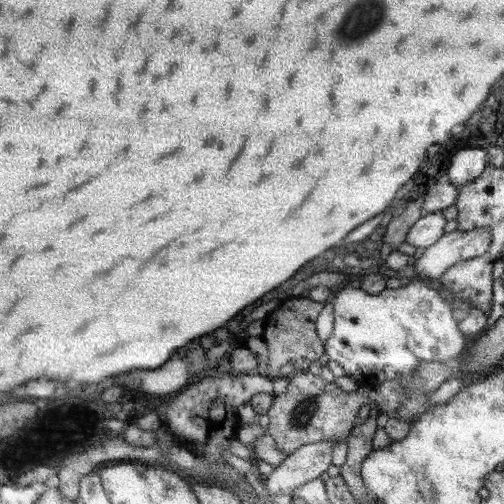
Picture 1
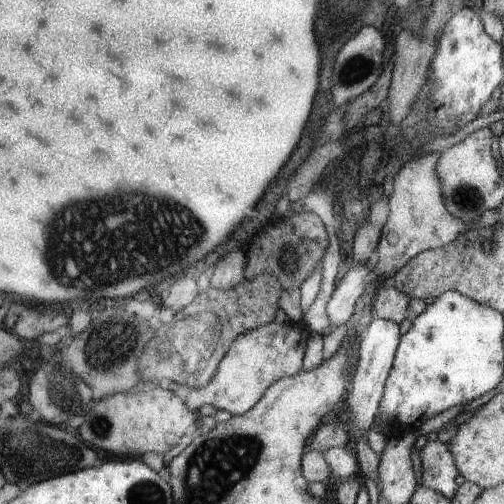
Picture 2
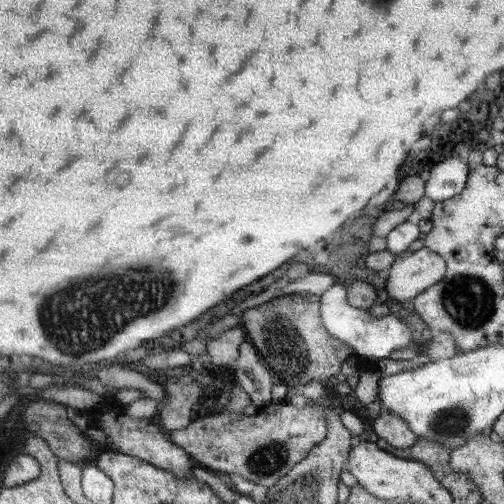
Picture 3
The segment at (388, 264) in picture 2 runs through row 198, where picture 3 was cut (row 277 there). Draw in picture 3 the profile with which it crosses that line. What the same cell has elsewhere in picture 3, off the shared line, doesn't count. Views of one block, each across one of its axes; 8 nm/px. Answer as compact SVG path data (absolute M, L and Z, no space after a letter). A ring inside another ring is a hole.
M419 248L417 252L403 252L393 260L389 268L383 294L391 298L391 302L409 302L439 282L445 274L445 260L433 250Z

